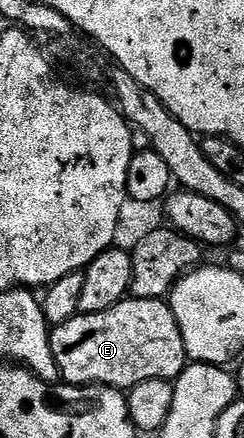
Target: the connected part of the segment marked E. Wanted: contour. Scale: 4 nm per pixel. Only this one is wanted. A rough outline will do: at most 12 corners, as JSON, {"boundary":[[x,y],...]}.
{"boundary":[[132,297],[51,330],[70,385],[175,382],[169,302]]}

